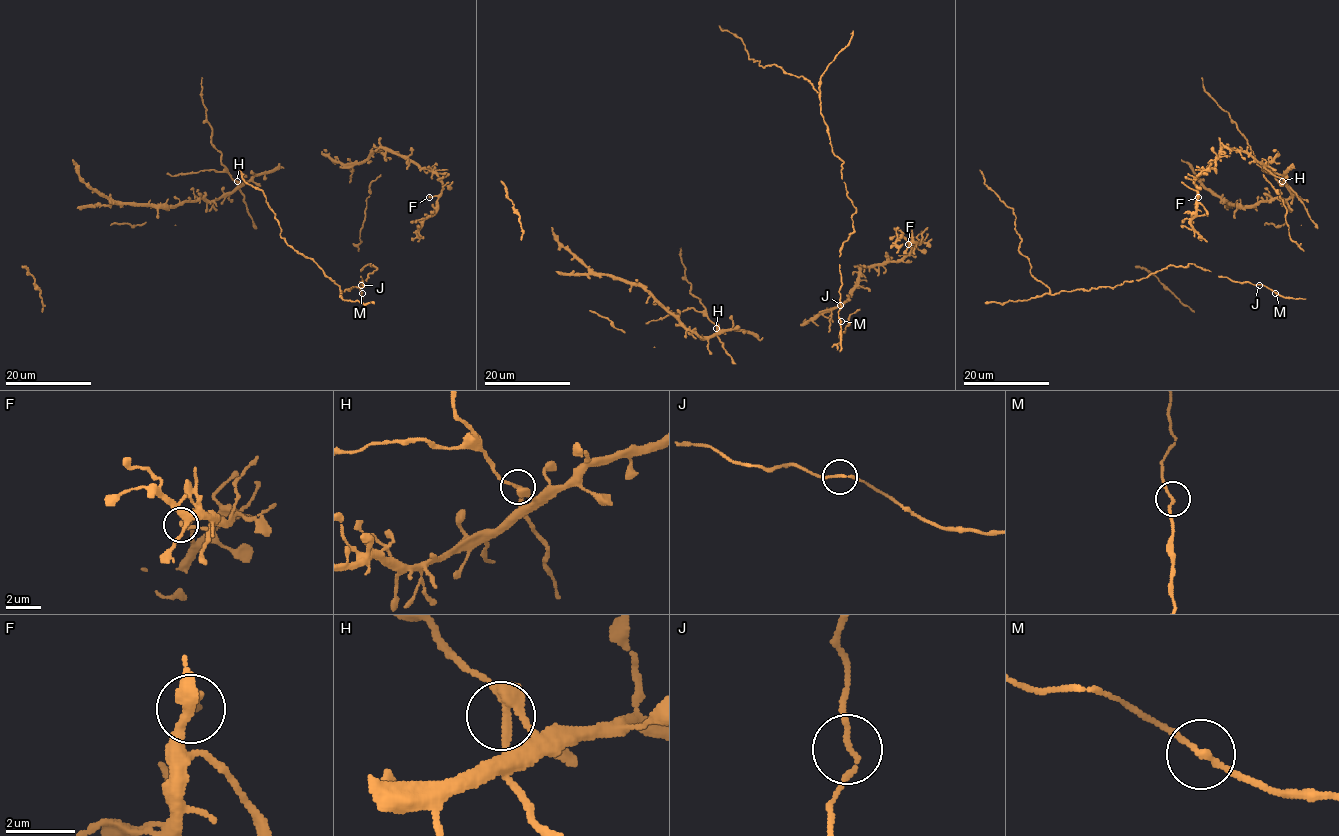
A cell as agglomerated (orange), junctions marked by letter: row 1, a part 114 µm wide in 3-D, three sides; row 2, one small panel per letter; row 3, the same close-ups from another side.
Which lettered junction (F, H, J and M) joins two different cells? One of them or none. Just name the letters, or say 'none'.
none

